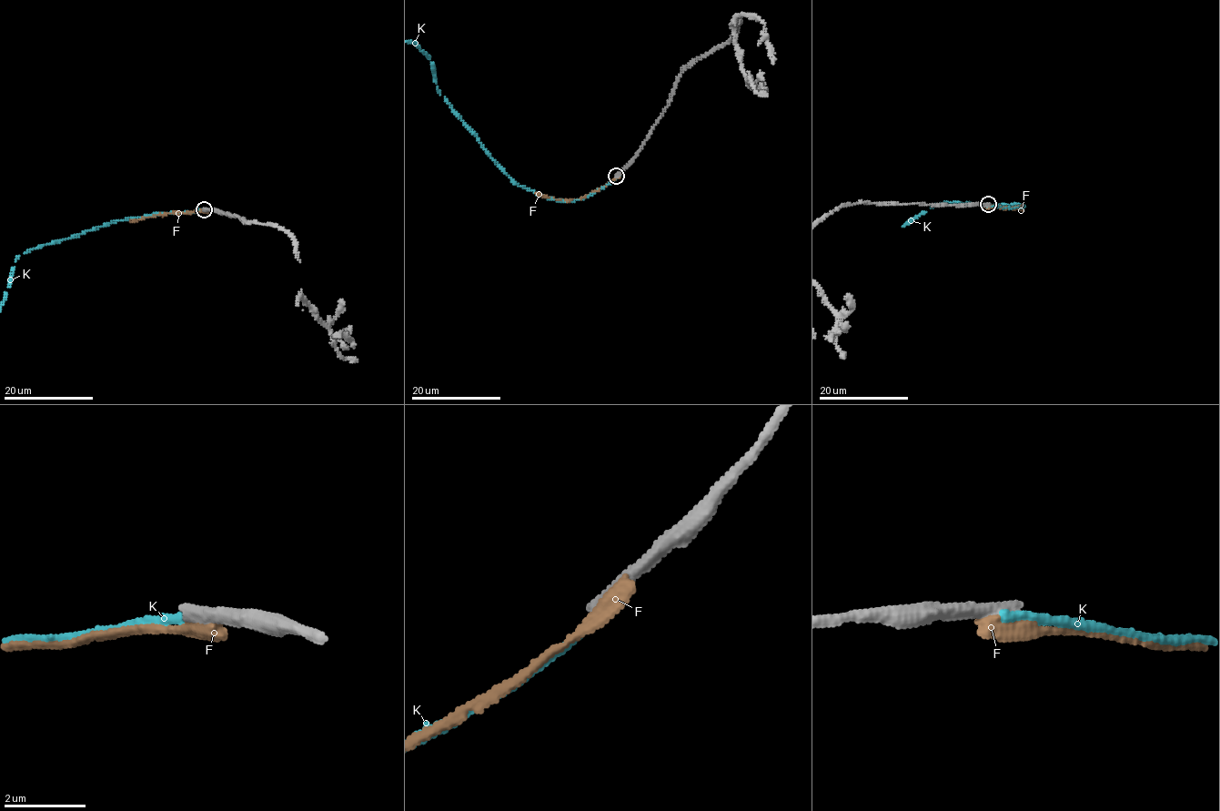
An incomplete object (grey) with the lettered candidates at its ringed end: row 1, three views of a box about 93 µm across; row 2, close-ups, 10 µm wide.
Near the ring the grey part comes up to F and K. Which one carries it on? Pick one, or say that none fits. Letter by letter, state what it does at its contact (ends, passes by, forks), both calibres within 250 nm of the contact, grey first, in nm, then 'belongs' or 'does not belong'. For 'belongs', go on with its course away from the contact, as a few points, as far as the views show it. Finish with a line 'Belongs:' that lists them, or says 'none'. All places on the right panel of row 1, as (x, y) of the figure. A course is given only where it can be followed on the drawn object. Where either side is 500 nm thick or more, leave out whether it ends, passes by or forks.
F: 440/500 nm | does not belong
K: it ends | 400/240 nm | does not belong
Belongs: none

